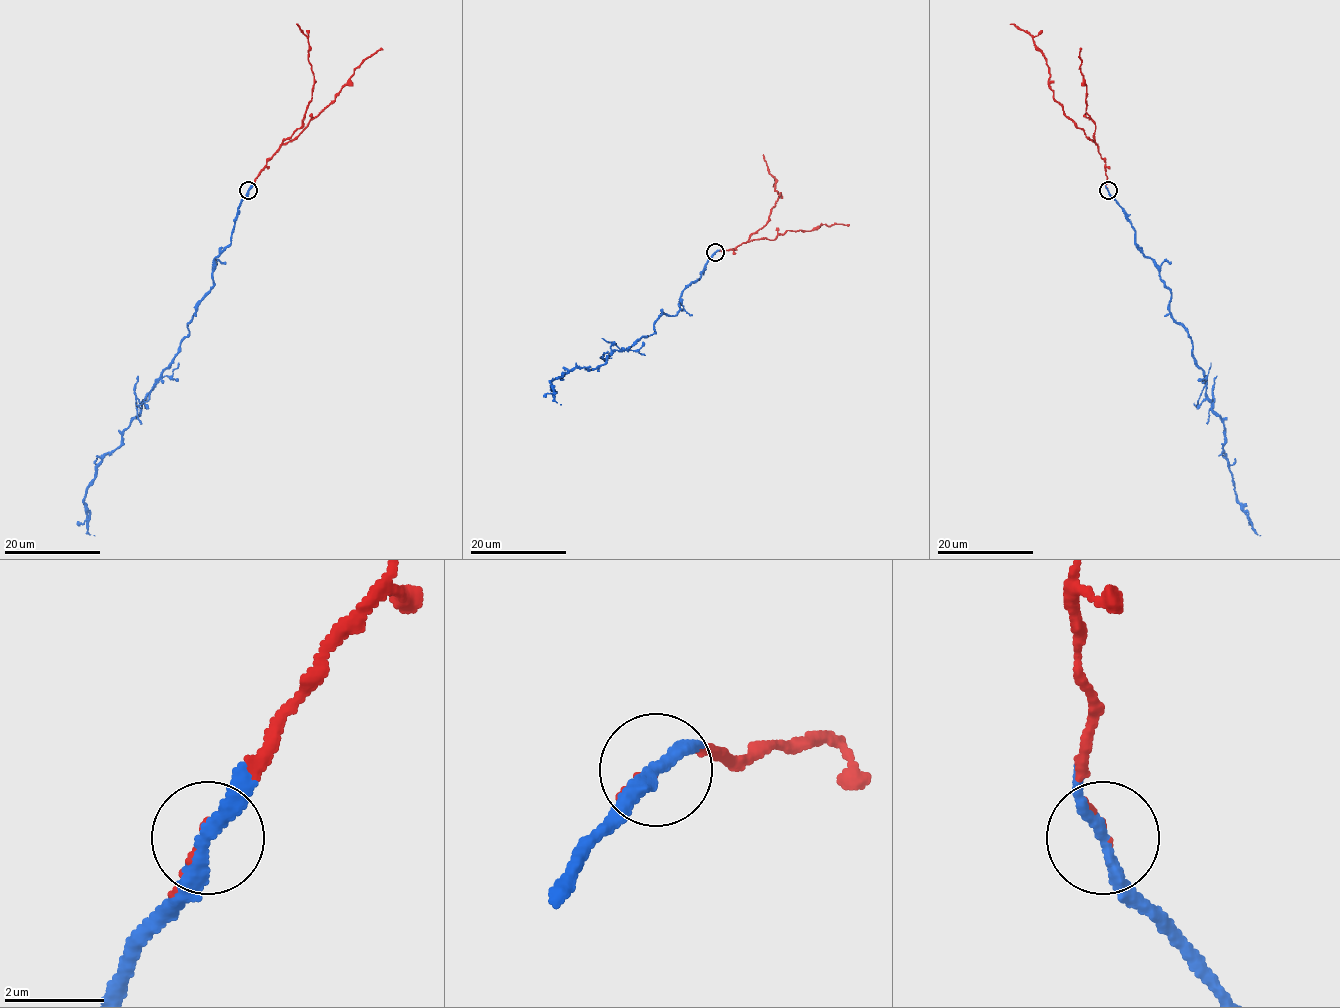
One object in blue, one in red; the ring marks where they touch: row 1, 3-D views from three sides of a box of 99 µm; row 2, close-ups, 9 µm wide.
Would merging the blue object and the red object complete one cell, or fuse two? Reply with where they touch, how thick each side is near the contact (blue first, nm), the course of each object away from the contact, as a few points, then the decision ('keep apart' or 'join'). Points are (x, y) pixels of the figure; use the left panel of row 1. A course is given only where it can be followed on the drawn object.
(248, 190) | 240/70 nm | blue via (249, 190), (180, 351), (86, 490), (86, 531), (95, 536) | red via (248, 190), (279, 146), (302, 126), (311, 98), (314, 73), (308, 38), (296, 24) | keep apart

